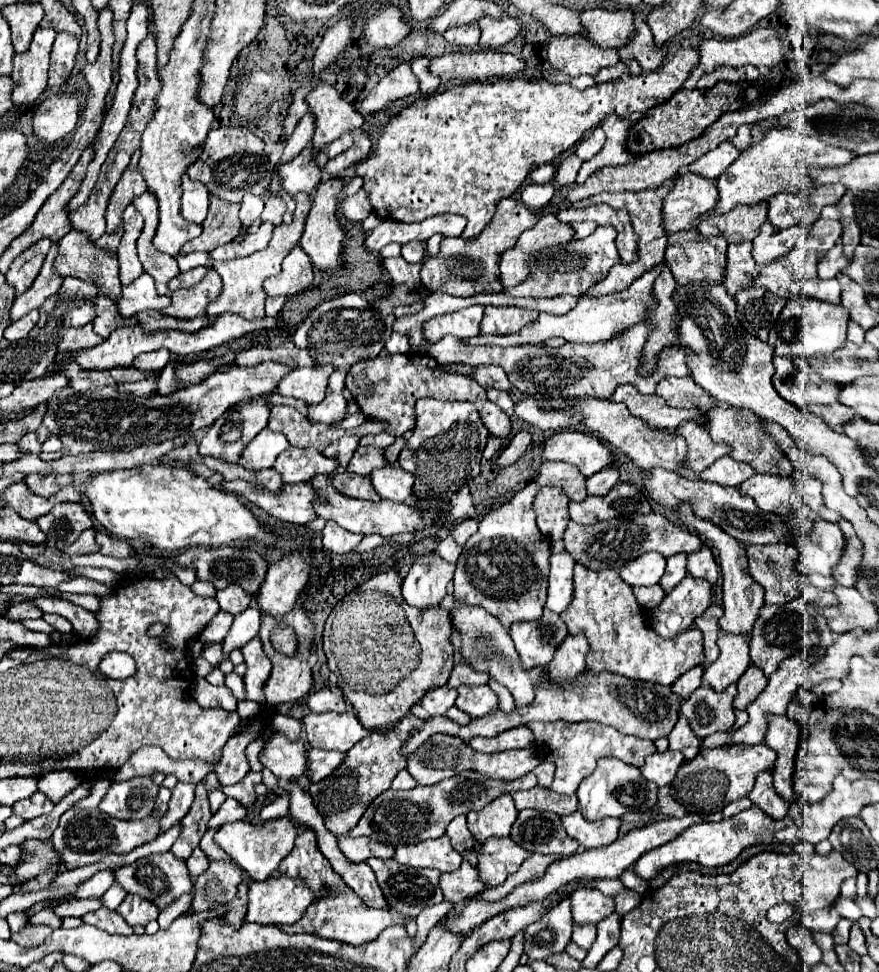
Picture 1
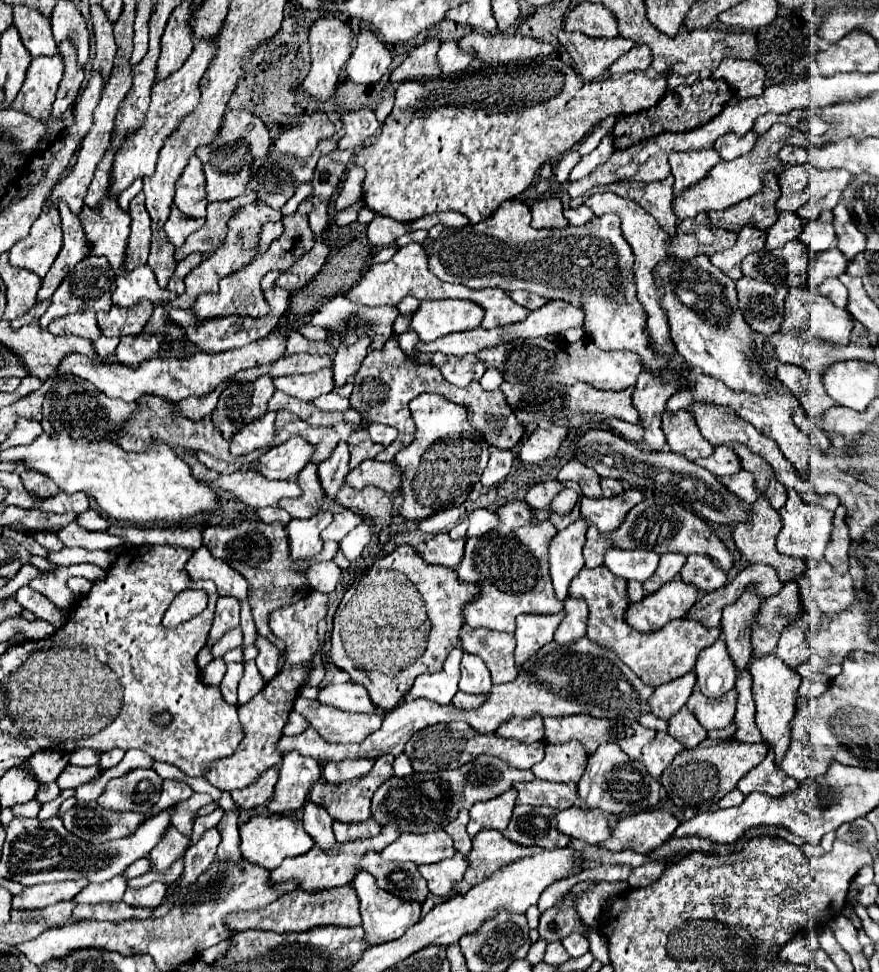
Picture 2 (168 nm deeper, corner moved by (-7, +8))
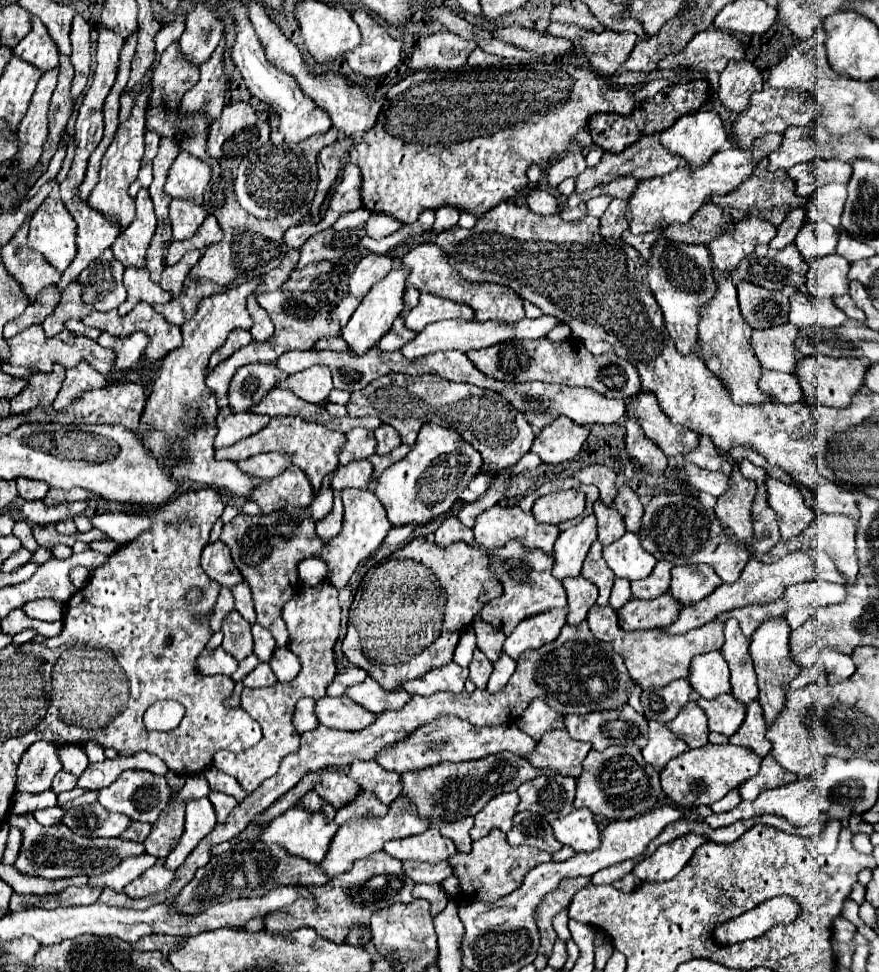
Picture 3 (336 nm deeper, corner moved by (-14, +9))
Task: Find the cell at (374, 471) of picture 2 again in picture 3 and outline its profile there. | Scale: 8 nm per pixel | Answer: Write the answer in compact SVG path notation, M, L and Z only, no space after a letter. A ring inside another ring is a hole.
M368 460L352 462L348 466L338 466L338 474L332 478L330 486L334 490L344 490L344 488L368 490L368 486L374 482L372 472L374 472L374 466Z

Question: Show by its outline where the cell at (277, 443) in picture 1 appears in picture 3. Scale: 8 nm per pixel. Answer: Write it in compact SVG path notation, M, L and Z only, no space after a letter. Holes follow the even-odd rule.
M220 408L220 414L216 416L216 448L228 448L258 430L262 430L270 422L270 416L256 414L256 412L242 412L242 414L230 414L226 408Z

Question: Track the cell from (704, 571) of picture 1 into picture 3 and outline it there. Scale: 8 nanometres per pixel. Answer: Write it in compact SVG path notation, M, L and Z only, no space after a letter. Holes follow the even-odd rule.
M686 564L686 566L674 566L672 570L672 584L670 592L674 598L678 598L682 604L698 602L712 594L722 580L710 566L706 564Z

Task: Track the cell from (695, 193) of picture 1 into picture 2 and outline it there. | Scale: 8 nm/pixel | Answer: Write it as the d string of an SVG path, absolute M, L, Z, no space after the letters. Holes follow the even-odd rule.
M699 149L699 151L673 151L669 157L669 165L673 169L675 185L673 195L679 195L687 187L705 179L707 173L719 163L719 153L715 149Z

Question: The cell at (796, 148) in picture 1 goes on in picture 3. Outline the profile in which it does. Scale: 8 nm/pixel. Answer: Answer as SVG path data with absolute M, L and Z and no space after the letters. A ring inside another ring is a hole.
M772 132L758 138L750 146L750 150L734 150L726 146L714 156L714 162L710 162L710 166L702 170L686 170L686 166L680 166L680 170L674 170L666 176L642 180L642 186L638 186L638 190L628 200L626 218L630 220L630 232L644 234L644 232L654 232L658 226L666 228L674 222L678 224L690 222L690 218L700 210L700 206L706 204L714 194L726 196L732 190L736 190L742 182L746 182L752 176L756 164L762 158L768 158L770 152L778 150L780 144L782 144L780 134Z

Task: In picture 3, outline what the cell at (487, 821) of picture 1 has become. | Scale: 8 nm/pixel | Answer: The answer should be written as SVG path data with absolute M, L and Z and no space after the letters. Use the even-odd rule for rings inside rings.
M504 792L492 798L476 816L474 816L474 826L470 830L472 840L478 840L486 836L492 828L500 828L502 832L508 832L512 826L512 818L516 814L520 798L518 792Z

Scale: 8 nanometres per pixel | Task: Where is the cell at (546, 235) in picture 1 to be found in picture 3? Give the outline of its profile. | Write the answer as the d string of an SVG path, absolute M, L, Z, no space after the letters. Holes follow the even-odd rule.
M532 190L528 194L528 208L540 216L558 214L558 200L546 190Z

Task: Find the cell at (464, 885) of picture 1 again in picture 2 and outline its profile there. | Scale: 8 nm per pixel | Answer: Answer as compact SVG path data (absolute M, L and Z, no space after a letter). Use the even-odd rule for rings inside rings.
M455 853L451 859L445 859L441 863L433 863L433 865L421 865L419 873L423 875L423 879L427 879L427 887L431 893L439 895L439 897L451 897L451 883L461 881L463 873L467 869L467 861L461 853Z

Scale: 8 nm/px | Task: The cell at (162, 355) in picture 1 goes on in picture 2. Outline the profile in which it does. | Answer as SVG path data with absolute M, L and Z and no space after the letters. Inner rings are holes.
M123 335L115 349L115 357L129 367L139 367L139 363L153 359L159 349L161 343L155 335Z

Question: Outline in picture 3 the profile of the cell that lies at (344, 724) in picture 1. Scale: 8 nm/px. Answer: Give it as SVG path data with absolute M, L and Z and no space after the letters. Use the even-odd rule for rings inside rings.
M324 696L316 702L316 716L320 724L336 728L336 730L362 730L376 722L376 714L362 710L356 702L350 702L350 698L340 696L340 698L330 698Z

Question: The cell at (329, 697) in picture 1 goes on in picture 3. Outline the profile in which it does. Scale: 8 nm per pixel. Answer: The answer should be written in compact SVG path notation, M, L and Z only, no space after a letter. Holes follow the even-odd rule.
M370 676L364 682L350 686L344 694L374 714L382 714L386 710L400 710L410 700L410 694L406 694L404 690L382 690Z

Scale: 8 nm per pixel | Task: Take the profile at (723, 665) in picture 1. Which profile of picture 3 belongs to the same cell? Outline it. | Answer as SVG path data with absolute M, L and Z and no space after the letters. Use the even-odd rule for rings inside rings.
M714 650L710 654L700 654L694 658L690 666L690 686L702 696L702 698L714 698L718 694L730 692L730 670L720 650Z

